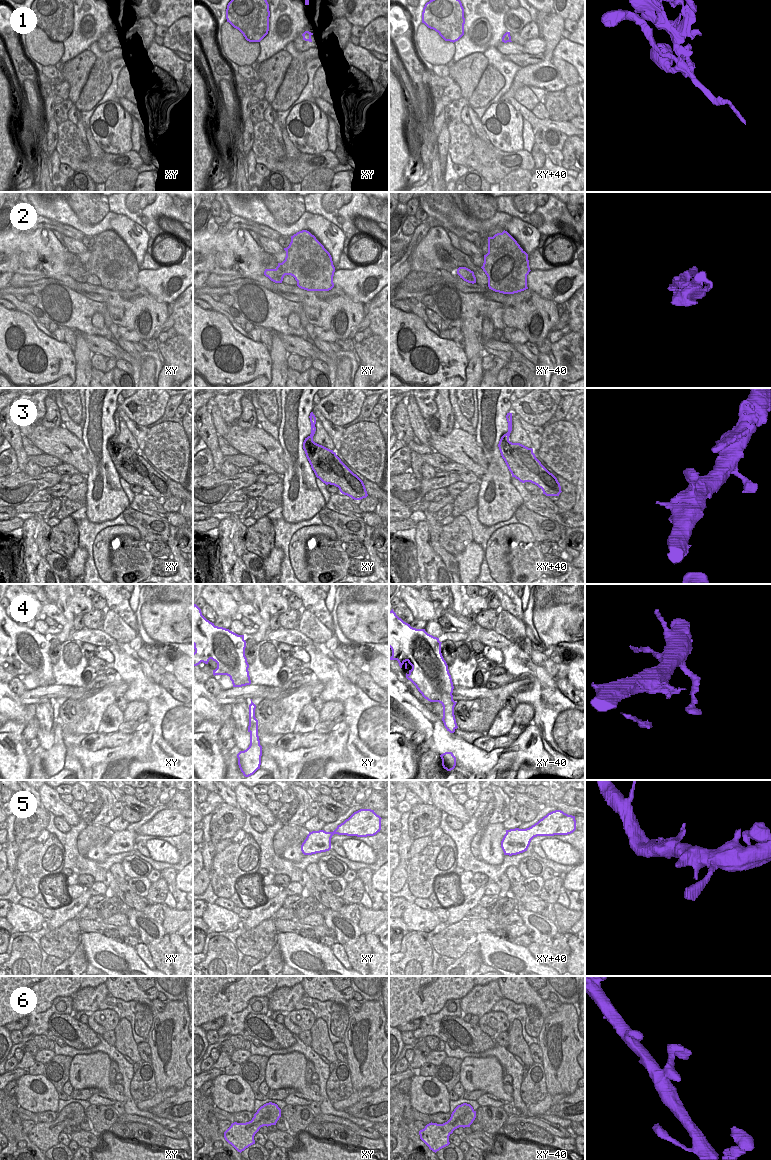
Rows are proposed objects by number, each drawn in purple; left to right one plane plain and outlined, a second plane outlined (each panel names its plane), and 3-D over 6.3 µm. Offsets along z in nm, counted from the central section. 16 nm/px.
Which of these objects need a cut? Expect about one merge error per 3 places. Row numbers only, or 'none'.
1

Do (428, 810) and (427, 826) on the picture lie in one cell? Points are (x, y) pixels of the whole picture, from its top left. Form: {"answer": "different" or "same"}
{"answer": "same"}

